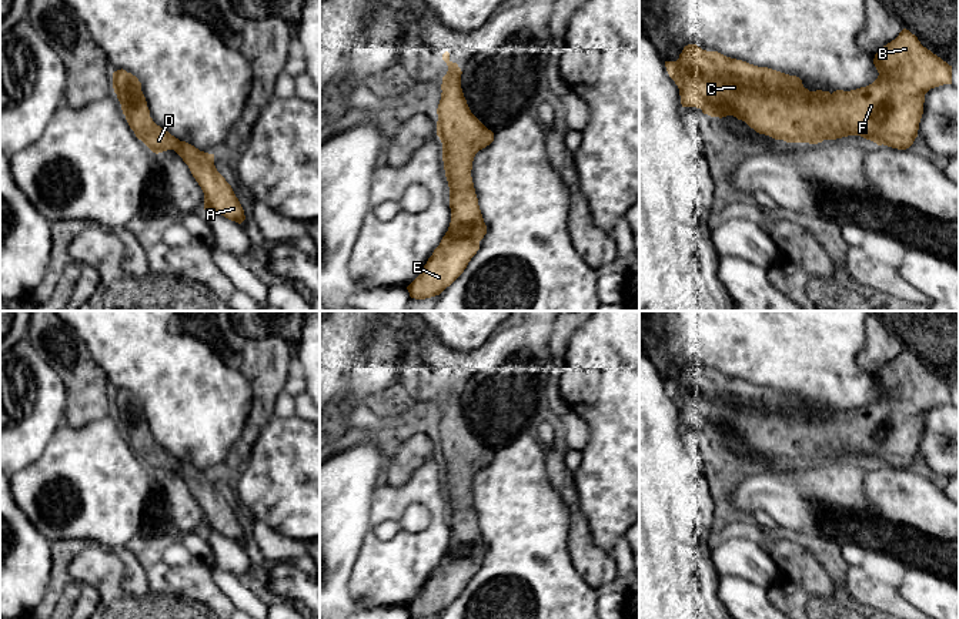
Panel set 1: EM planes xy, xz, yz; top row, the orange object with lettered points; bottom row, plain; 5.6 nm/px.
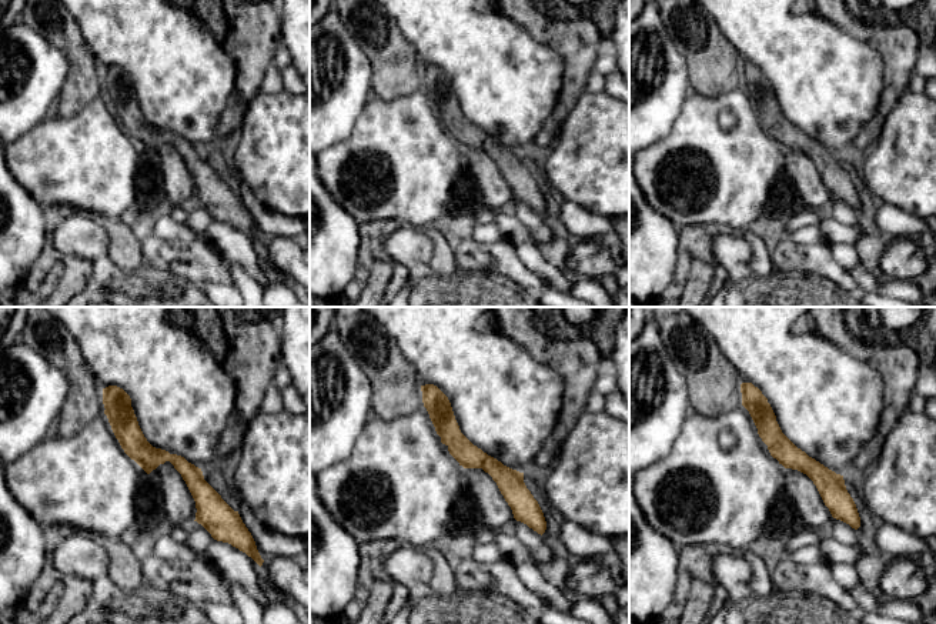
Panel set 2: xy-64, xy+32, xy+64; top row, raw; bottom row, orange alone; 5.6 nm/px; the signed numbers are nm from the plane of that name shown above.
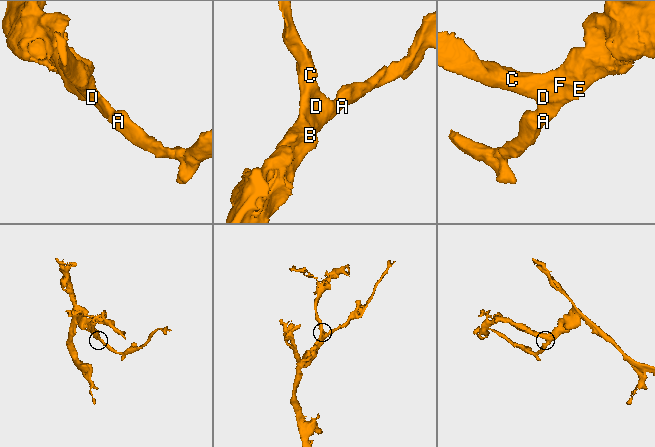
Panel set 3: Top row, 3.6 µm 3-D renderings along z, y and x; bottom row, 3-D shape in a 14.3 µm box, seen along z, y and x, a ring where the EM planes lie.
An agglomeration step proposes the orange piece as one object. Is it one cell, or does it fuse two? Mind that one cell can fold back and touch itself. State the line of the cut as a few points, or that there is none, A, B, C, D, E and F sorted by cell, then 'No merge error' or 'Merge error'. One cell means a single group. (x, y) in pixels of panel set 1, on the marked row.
No split. Groups: A B C D E F. No merge error

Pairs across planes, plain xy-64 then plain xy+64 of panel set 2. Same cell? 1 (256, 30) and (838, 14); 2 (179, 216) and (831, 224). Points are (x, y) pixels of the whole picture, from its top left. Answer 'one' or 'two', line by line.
1: one
2: one

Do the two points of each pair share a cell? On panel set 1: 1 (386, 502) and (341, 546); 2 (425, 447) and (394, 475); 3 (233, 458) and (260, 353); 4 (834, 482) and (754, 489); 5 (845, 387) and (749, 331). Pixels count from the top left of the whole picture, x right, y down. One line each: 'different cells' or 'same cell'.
1: different cells
2: same cell
3: same cell
4: same cell
5: same cell

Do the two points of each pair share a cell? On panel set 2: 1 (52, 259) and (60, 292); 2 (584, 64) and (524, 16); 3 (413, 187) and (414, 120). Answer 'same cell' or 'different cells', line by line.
1: same cell
2: same cell
3: same cell

